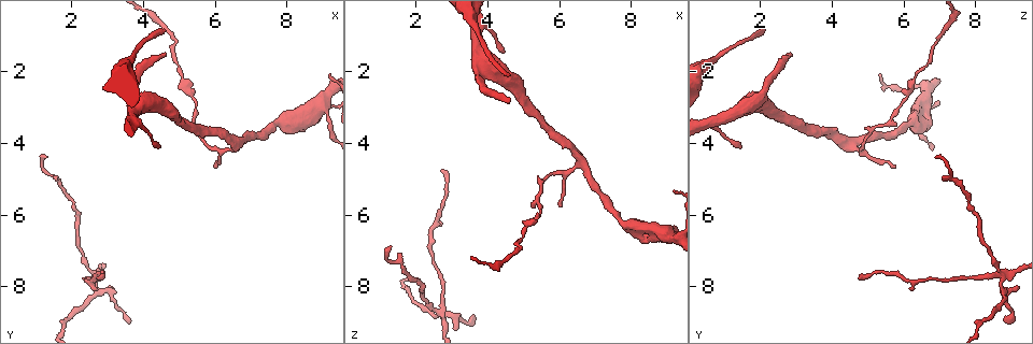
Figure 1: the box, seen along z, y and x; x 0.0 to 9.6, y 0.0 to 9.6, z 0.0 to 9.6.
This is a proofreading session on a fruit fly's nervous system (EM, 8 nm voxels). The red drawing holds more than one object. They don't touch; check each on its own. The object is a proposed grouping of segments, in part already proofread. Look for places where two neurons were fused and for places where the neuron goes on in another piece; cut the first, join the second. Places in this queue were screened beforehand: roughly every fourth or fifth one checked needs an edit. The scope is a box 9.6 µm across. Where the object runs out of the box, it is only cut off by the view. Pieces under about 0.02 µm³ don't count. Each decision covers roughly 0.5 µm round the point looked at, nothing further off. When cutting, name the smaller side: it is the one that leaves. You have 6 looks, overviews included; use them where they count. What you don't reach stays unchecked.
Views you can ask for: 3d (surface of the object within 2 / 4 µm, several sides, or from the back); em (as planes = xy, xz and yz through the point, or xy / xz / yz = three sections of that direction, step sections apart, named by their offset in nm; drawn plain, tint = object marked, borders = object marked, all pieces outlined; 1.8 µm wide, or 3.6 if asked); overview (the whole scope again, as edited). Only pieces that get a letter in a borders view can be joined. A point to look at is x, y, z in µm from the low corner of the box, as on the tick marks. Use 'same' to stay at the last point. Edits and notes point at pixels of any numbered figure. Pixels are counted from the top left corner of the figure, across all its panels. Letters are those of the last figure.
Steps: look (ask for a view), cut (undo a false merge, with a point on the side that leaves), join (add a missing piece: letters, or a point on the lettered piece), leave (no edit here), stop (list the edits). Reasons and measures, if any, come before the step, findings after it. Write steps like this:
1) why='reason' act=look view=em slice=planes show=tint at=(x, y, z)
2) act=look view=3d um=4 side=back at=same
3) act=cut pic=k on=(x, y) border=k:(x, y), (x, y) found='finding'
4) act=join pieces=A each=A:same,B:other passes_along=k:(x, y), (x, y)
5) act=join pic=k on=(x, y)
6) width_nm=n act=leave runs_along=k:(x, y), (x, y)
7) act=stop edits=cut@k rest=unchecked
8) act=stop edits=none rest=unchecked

why='looks like a crossing' act=look view=3d um=2 at=(2.70, 7.65, 8.75)

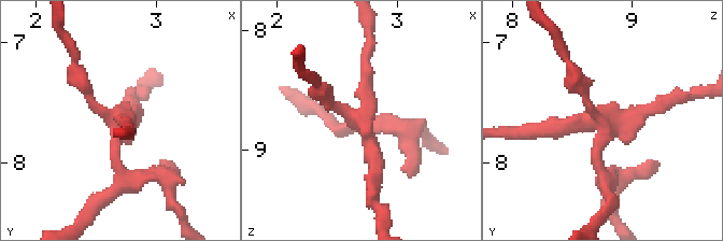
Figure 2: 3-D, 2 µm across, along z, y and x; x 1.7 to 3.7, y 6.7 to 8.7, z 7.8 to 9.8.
act=look view=em slice=planes show=tint at=(2.70, 7.60, 8.76)

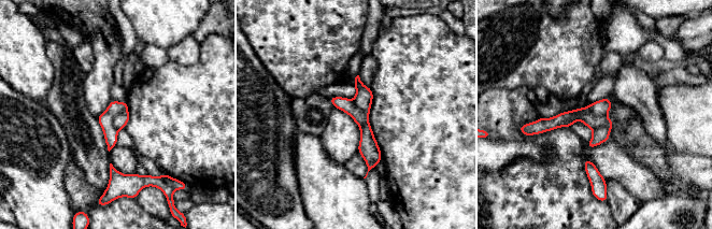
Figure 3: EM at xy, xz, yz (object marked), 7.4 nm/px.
act=look view=em slice=planes show=borders at=same

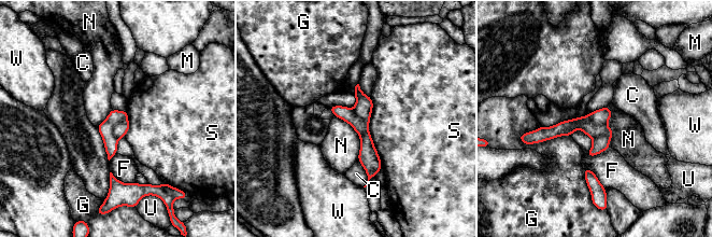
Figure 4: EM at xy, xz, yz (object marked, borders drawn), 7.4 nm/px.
act=cut pic=4 on=(120, 129) each=C:other,F:other,G:other,M:other,N:other,S:other,U:other,W:other border=4:(127, 119), (114, 126), (117, 139) found='a second neuron is stuck on'

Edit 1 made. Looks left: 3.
act=look view=overview

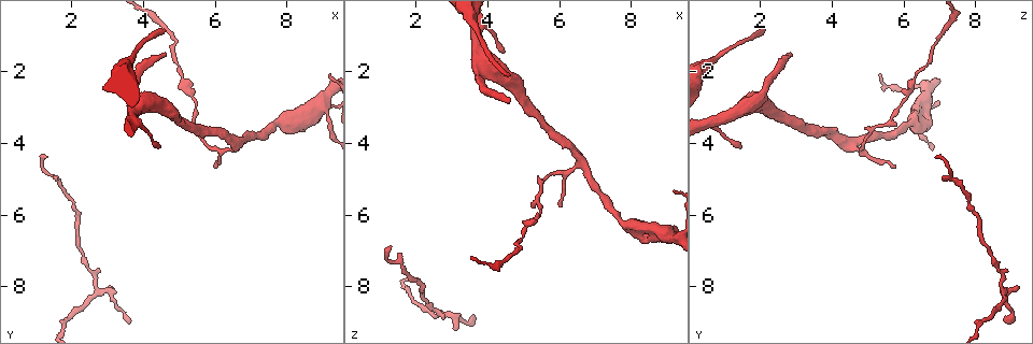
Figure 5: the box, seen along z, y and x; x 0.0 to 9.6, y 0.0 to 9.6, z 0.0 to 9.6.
act=look view=3d um=4 at=(7.95, 3.35, 6.25)

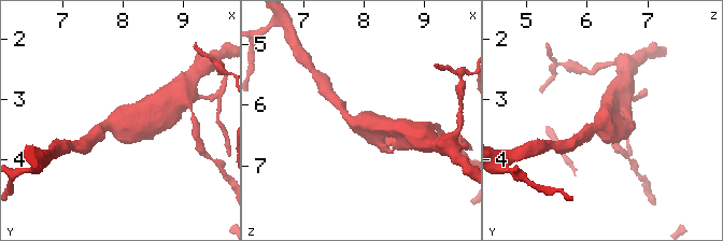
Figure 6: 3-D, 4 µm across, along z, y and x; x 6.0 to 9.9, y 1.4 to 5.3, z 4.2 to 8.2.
why='shape alone is not enough' act=look view=em slice=xz step=4 show=borders at=(8.00, 3.40, 6.25)

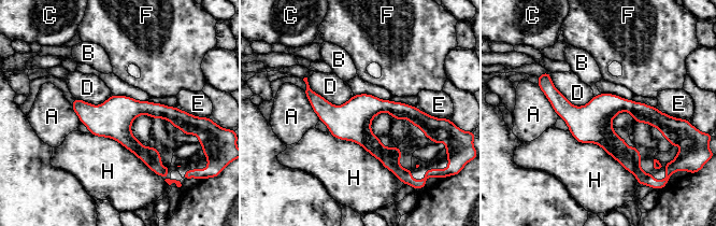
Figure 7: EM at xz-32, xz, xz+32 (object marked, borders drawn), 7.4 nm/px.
width_nm=280 act=leave each=A:other,B:other,C:other,D:other,E:other,F:other,H:other found='all the same neuron'

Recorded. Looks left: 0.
act=stop edits=cut@4 rest=unchecked

